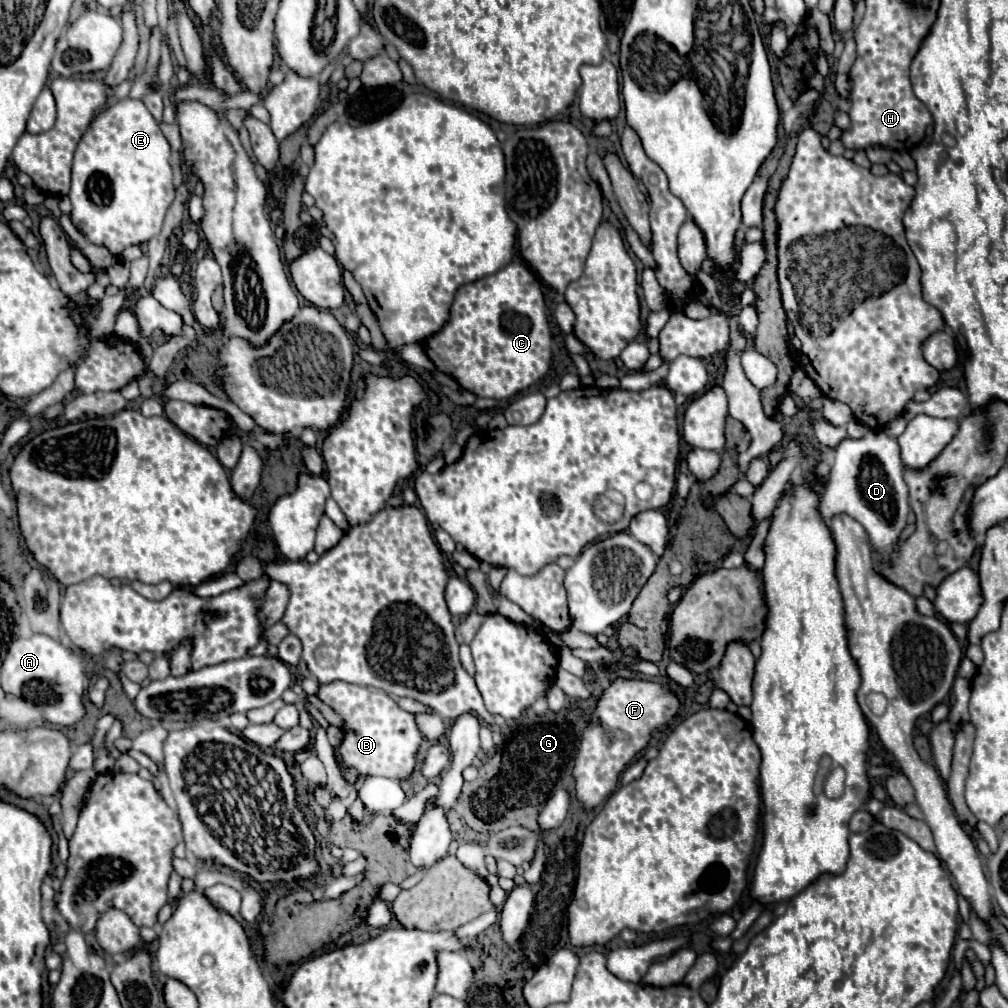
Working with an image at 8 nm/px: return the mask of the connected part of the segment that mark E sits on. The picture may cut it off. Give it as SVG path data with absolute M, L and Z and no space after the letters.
M124 98L114 106L102 110L84 132L78 148L74 152L72 163L72 222L74 226L98 246L106 246L112 254L122 252L130 244L144 244L154 238L164 224L166 210L170 208L176 188L172 184L172 166L170 166L170 144L160 130L160 124L148 112L142 100Z

